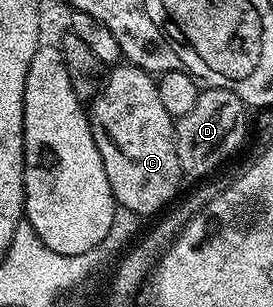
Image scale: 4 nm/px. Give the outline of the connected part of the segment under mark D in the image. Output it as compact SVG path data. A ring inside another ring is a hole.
M205 88L198 93L195 108L176 119L175 141L181 173L186 179L201 180L212 175L245 142L245 125L250 125L245 101L230 90Z

